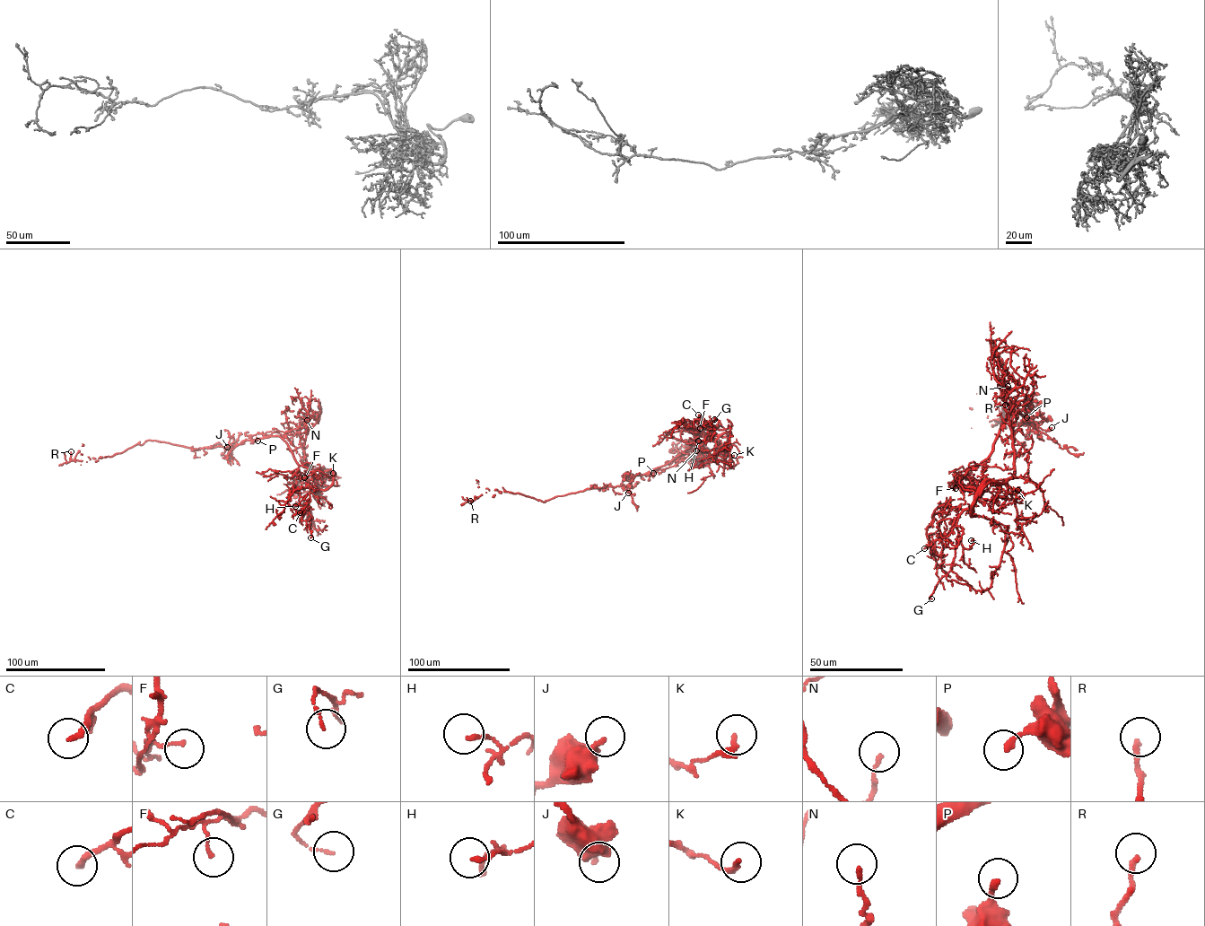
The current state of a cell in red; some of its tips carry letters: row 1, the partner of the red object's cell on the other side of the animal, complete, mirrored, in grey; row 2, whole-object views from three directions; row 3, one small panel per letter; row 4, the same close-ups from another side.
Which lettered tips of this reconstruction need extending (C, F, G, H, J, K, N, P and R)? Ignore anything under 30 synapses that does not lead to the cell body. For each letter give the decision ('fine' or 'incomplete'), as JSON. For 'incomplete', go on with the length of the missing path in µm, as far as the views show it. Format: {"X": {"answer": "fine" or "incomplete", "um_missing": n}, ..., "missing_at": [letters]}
{"C": {"answer": "incomplete", "um_missing": 25}, "F": {"answer": "fine"}, "G": {"answer": "fine"}, "H": {"answer": "fine"}, "J": {"answer": "fine"}, "K": {"answer": "fine"}, "N": {"answer": "fine"}, "P": {"answer": "fine"}, "R": {"answer": "fine"}, "missing_at": ["C"]}

